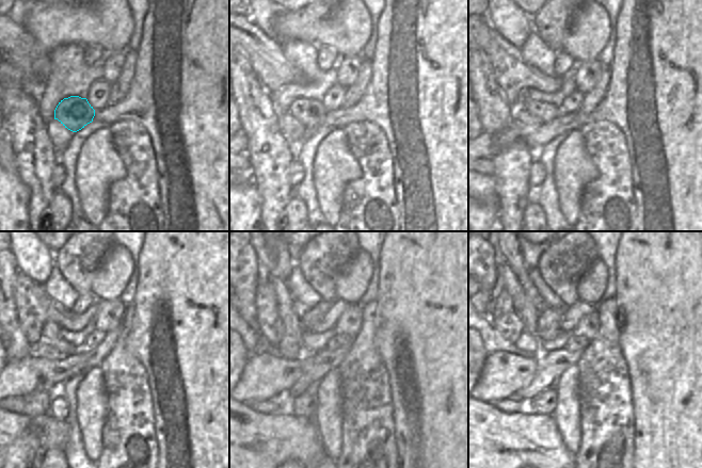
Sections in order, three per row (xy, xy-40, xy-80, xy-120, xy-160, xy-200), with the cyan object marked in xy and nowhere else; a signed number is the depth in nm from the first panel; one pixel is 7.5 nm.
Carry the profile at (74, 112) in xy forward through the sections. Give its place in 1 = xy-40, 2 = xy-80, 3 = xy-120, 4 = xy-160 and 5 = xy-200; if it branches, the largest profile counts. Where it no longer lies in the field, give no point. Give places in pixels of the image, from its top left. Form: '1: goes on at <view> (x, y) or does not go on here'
1: goes on at xy-40 (308, 112)
2: goes on at xy-80 (546, 112)
3: goes on at xy-120 (51, 331)
4: goes on at xy-160 (289, 311)
5: goes on at xy-200 (506, 280)

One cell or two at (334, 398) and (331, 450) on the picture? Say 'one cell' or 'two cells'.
one cell

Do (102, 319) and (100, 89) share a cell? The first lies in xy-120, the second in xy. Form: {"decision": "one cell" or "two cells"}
{"decision": "two cells"}

